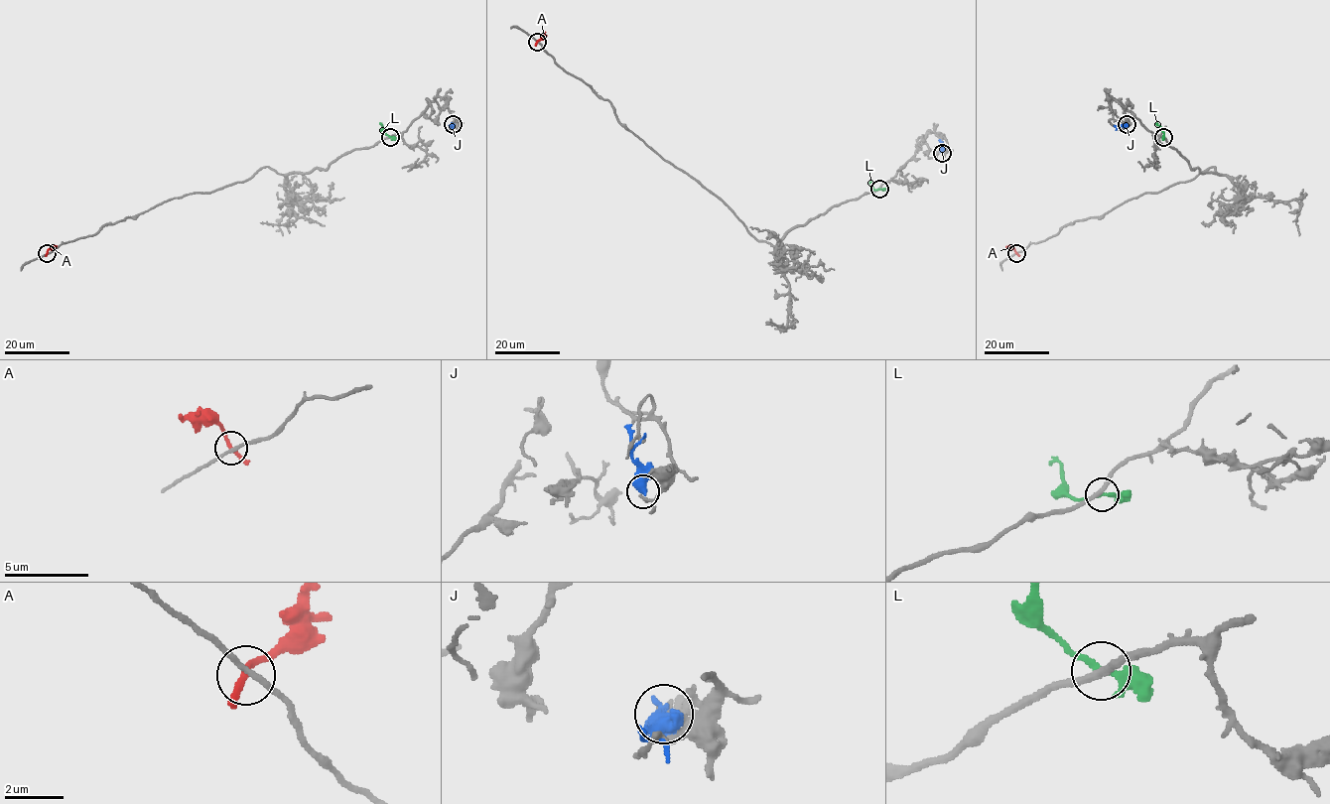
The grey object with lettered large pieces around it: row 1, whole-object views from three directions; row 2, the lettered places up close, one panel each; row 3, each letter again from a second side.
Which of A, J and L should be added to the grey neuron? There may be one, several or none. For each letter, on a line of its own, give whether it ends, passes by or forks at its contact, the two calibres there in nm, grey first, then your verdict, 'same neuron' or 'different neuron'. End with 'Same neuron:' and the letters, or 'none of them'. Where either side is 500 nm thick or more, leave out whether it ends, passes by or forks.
A: it passes by; 190 nm thick on the grey side, 200 nm on the other; different neuron
J: 120 nm thick on the grey side, 600 nm on the other; different neuron
L: it forks there; 240 nm thick on the grey side, 170 nm on the other; different neuron
Same neuron: none of them

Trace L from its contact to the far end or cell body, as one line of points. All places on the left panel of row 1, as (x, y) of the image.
L: (390, 136), (379, 122)

